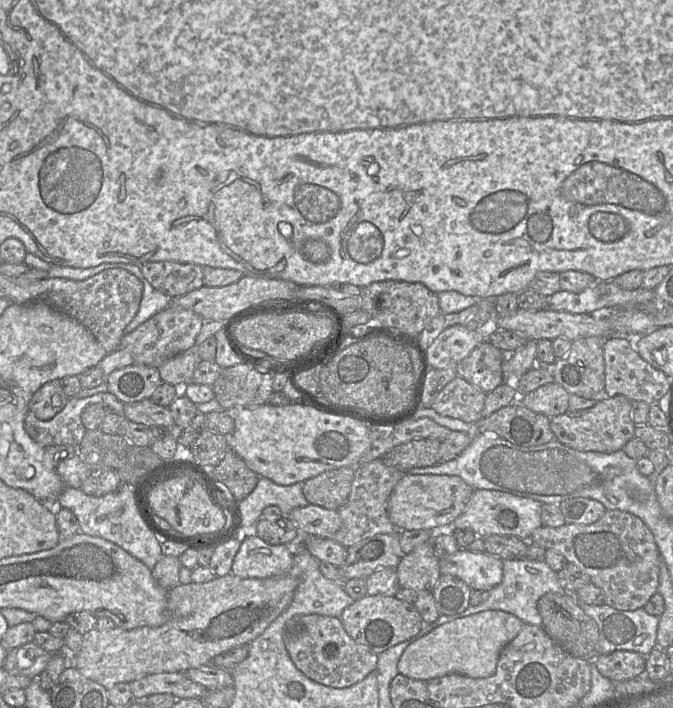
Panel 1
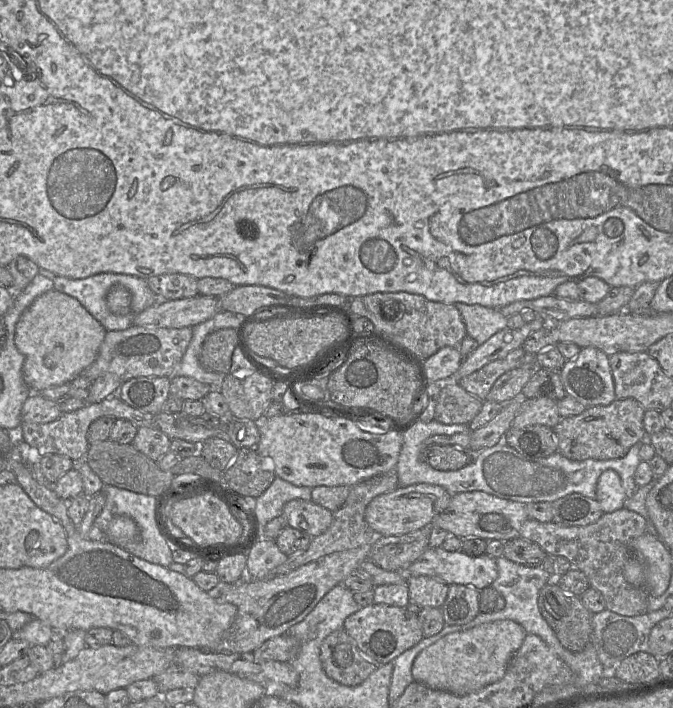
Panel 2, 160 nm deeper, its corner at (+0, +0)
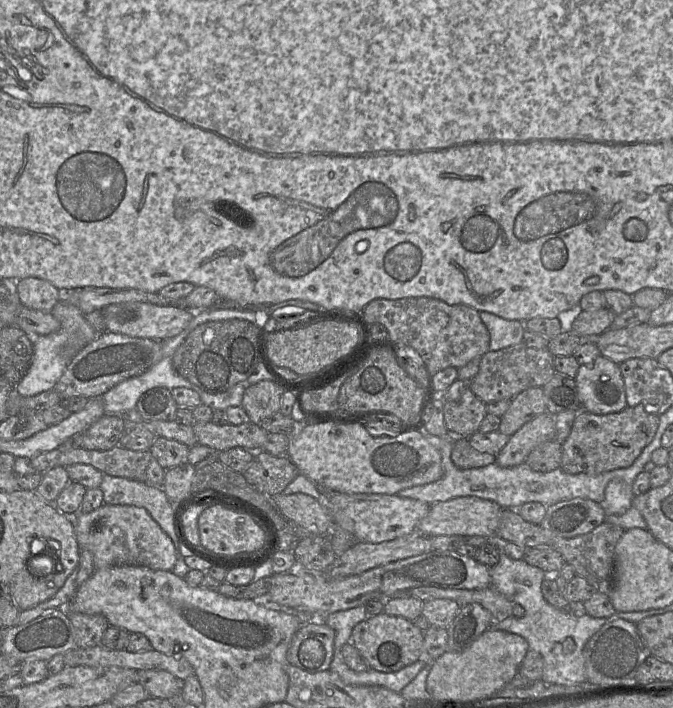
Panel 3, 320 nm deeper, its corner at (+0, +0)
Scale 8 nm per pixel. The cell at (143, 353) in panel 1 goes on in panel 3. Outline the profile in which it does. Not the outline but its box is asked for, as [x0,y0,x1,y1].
[54,331,162,398]

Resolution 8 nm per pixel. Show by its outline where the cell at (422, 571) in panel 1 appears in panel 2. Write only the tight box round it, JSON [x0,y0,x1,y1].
[407,576,448,608]

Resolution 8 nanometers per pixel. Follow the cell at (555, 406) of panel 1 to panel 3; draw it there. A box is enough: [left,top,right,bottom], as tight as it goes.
[496,412,555,467]

